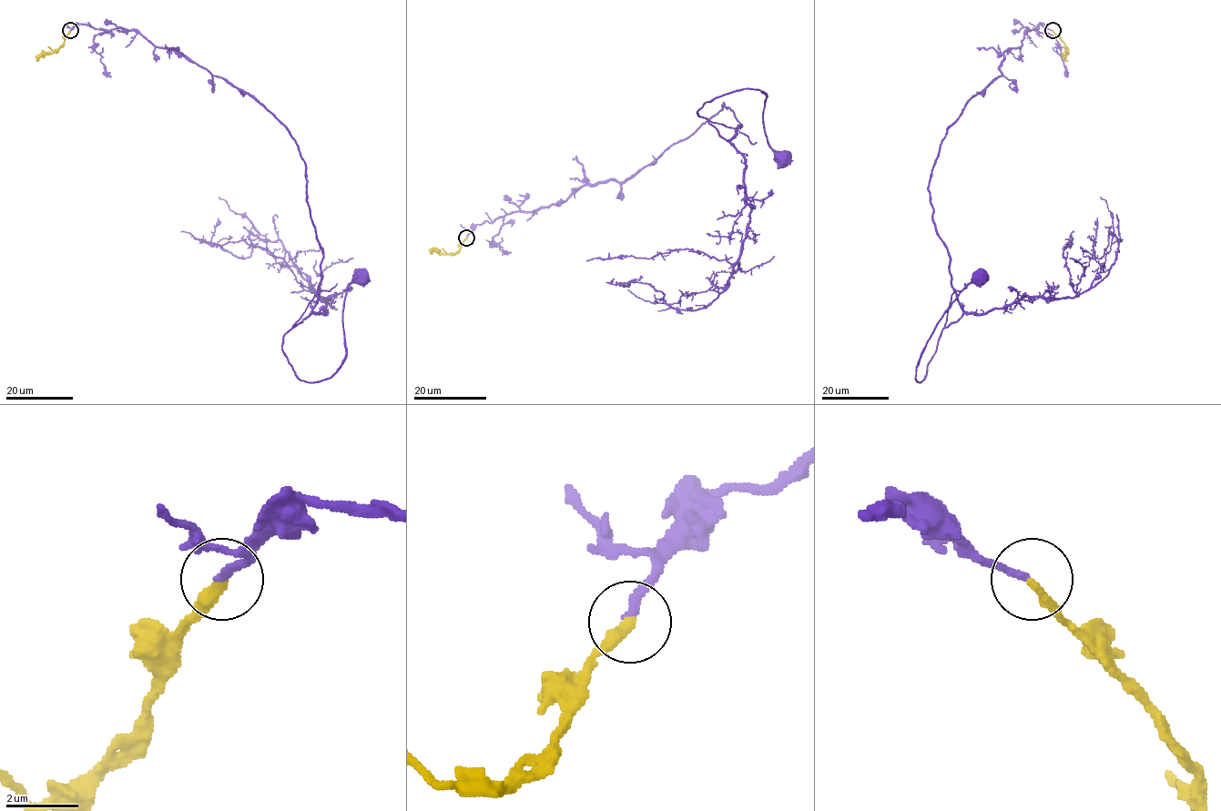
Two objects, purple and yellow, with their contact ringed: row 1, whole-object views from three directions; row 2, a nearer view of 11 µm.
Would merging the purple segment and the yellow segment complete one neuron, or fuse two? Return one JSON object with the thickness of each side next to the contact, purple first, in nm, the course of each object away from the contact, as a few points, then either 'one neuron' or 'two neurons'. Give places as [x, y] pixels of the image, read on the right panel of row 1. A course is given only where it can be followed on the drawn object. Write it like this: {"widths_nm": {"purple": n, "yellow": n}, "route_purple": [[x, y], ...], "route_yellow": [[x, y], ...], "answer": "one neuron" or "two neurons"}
{"widths_nm": {"purple": 220, "yellow": 280}, "route_purple": [[1052, 30], [1029, 28], [1003, 53], [941, 141], [928, 191], [954, 292], [918, 382], [936, 324], [981, 276]], "route_yellow": [[1053, 30], [1068, 47], [1064, 57], [1068, 60]], "answer": "one neuron"}

